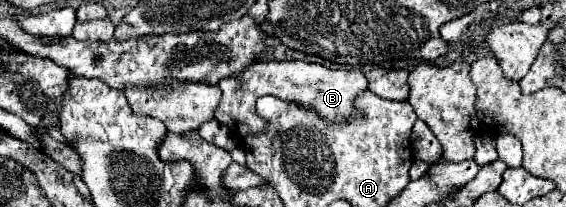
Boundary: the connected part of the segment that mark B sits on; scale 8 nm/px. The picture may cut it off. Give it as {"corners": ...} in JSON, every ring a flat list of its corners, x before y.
{"corners":[[260,61,250,65,242,73,242,83,238,79,222,79,222,101,216,109,216,119,224,121,230,131,232,125,240,135,260,135,266,131,268,123,256,113,258,95,274,95,282,101,296,101,306,109,312,109,326,123,346,123,346,119,354,119,358,109,354,105,356,97,368,89,368,81,362,71,346,71,346,69,330,69,320,63,306,61]]}

